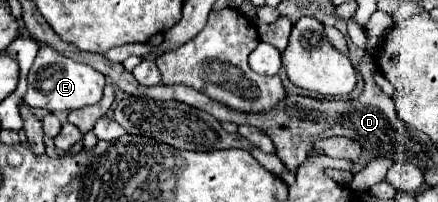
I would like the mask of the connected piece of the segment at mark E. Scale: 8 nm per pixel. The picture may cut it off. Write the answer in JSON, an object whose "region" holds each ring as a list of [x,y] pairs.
{"region":[[[41,46],[29,70],[27,84],[29,90],[23,98],[25,104],[29,104],[31,108],[47,108],[49,112],[57,112],[57,110],[75,110],[99,102],[105,88],[105,76],[87,64],[61,56],[49,46]]]}

